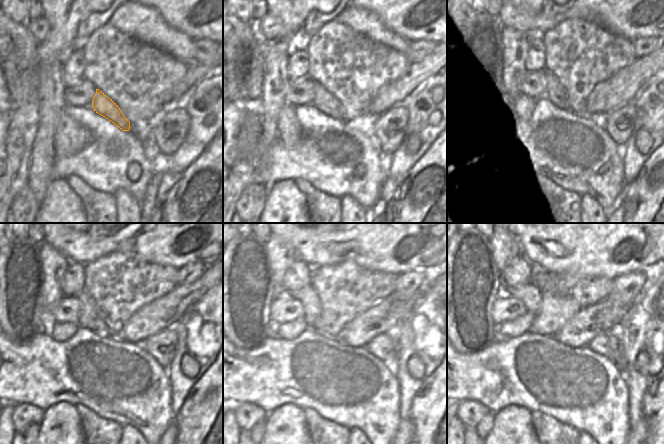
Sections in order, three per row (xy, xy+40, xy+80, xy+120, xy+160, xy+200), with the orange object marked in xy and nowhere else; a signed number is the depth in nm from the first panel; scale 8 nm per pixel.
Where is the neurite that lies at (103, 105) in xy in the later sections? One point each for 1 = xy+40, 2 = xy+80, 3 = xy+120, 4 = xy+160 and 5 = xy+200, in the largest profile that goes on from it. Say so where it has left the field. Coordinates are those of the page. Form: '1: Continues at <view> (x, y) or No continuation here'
1: Continues at xy+40 (325, 102)
2: Continues at xy+80 (545, 94)
3: Continues at xy+120 (89, 318)
4: Continues at xy+160 (306, 296)
5: Continues at xy+200 (529, 294)

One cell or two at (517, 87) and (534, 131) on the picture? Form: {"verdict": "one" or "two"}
{"verdict": "two"}

